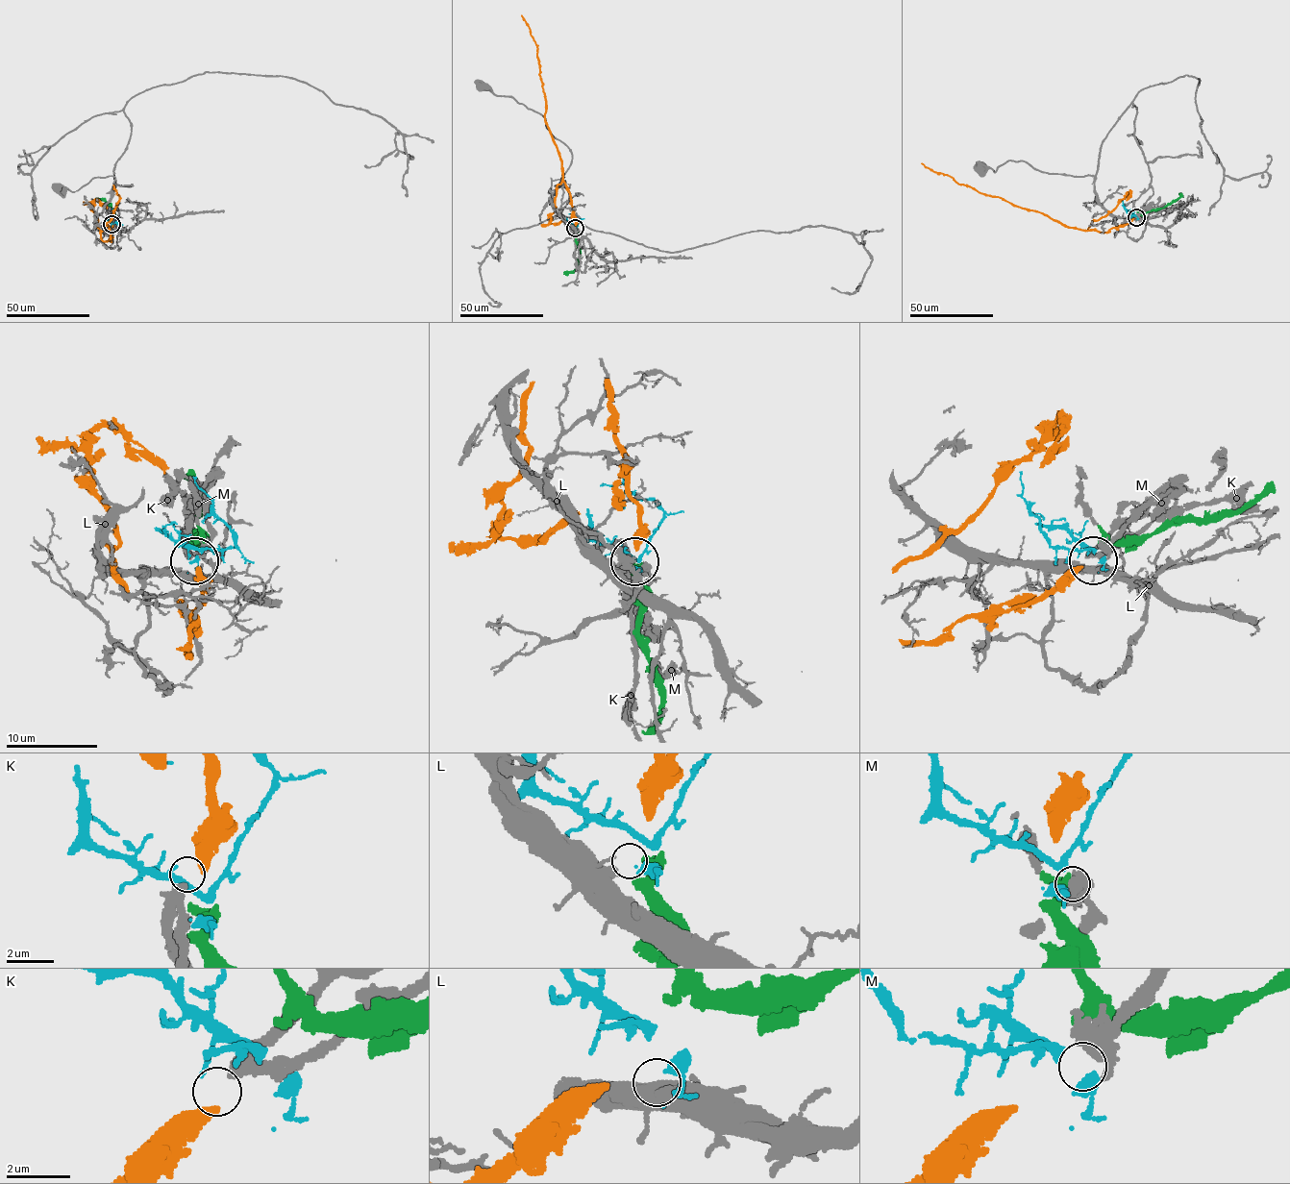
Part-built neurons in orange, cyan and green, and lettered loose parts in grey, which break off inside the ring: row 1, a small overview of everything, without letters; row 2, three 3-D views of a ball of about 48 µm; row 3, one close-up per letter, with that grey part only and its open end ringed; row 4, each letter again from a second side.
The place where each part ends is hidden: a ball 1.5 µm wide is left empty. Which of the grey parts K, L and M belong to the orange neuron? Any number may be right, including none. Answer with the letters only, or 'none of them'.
K

